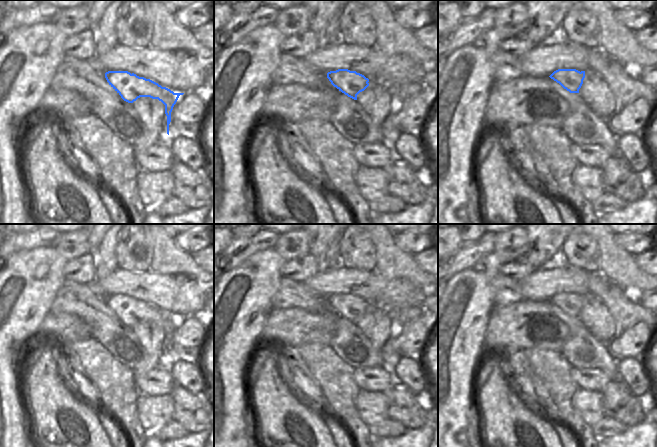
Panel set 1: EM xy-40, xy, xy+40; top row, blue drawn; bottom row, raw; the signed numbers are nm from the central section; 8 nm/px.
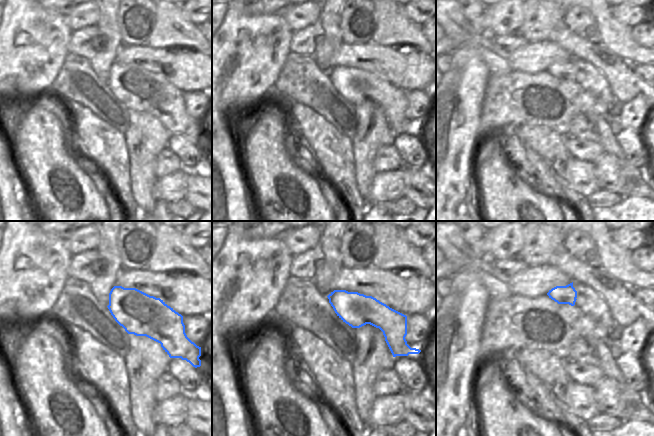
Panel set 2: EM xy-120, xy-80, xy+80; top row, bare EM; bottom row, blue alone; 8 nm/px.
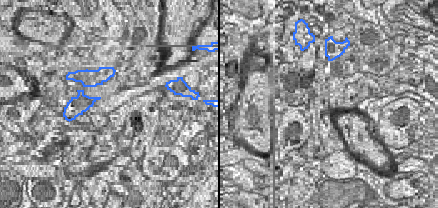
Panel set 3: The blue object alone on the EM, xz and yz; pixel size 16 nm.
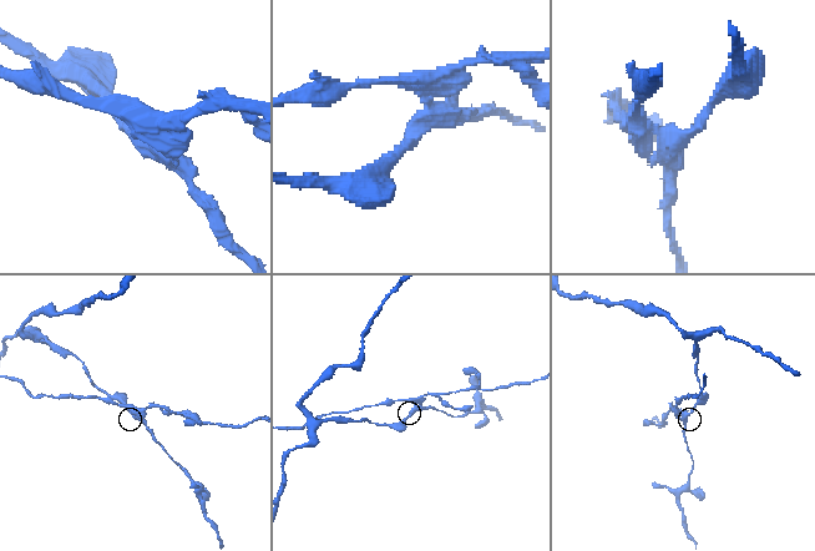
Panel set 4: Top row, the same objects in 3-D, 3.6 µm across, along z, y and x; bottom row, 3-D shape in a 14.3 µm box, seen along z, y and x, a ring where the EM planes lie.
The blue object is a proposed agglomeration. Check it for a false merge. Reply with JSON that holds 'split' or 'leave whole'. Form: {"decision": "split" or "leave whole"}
{"decision": "split"}

